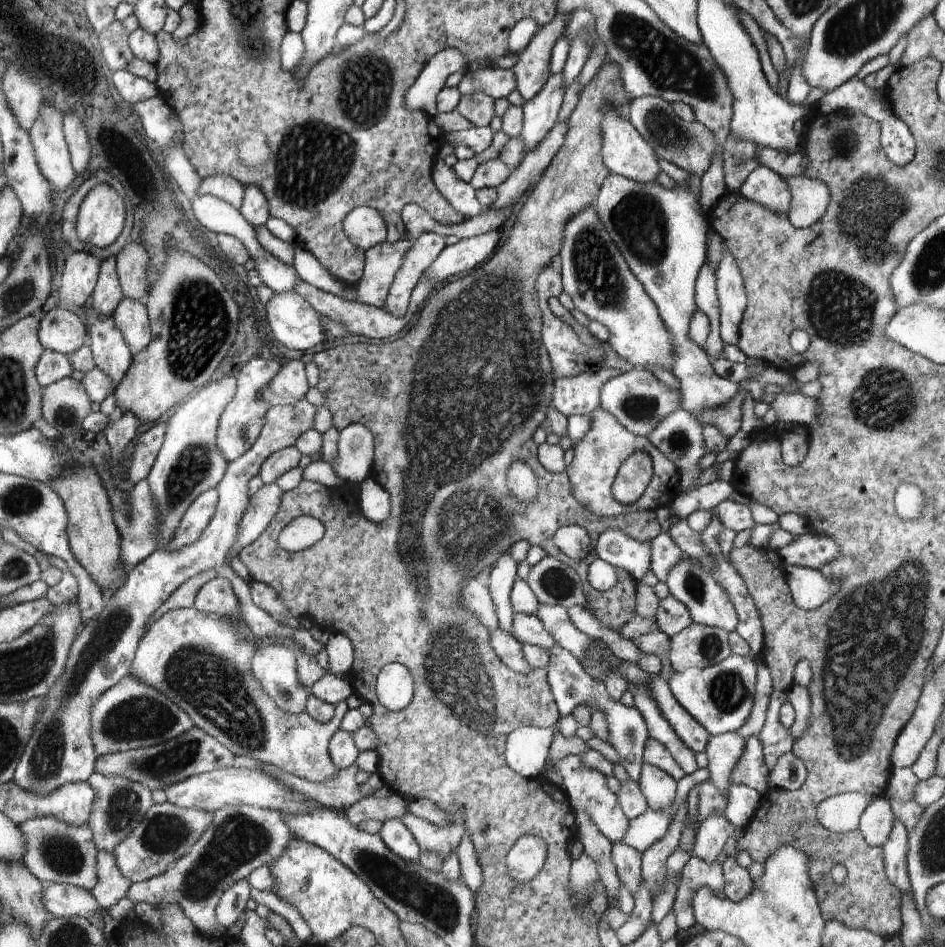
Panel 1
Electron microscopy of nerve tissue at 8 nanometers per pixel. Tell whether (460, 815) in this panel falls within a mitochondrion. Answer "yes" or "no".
no

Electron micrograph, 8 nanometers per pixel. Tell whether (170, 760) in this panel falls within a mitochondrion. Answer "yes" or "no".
yes

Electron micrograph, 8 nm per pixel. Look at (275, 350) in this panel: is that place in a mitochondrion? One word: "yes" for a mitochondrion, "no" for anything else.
no

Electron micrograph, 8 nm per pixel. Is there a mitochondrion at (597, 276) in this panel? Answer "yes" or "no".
yes

